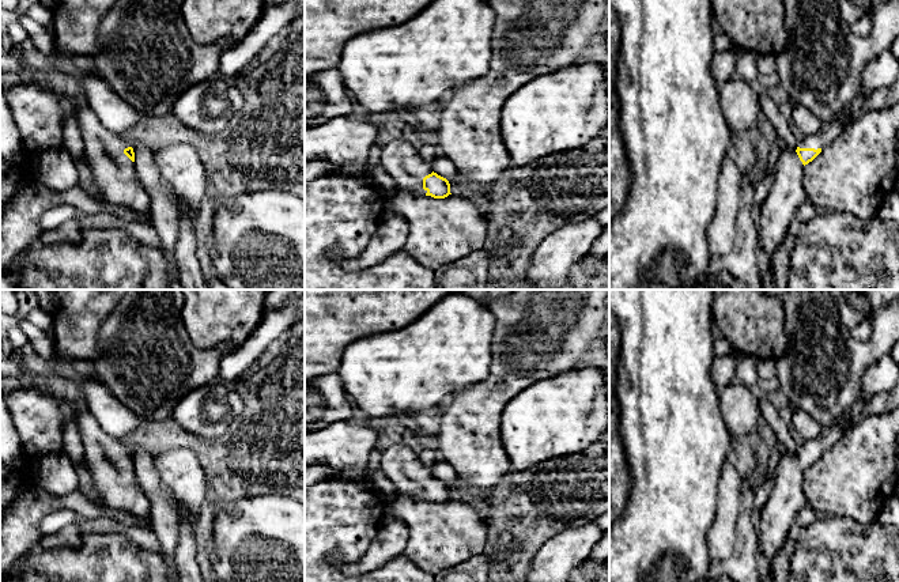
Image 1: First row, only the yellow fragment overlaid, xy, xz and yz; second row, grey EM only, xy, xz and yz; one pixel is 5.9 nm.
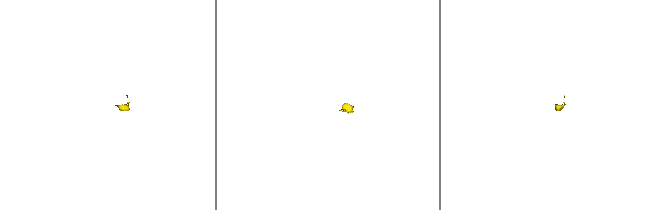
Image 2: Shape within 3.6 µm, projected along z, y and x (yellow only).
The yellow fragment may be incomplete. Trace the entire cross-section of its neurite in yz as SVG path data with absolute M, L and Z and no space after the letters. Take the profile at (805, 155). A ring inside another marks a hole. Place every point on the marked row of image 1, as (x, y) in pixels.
M824 121L820 129L798 141L796 151L783 151L774 166L771 189L760 209L759 243L763 256L781 245L800 207L809 201L802 186L804 166L843 131L841 121Z

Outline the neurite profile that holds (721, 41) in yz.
M724 31L715 33L713 42L714 42L714 50L715 52L732 49L732 41Z

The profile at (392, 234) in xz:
M388 213L382 219L374 238L359 257L345 258L340 247L330 249L325 256L337 257L340 260L339 265L344 271L359 271L373 267L394 253L403 252L408 235L409 226L407 220L401 216Z

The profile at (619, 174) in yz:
M609 7L609 220L624 207L631 185L631 169L619 128L620 101L616 91L619 52L620 23Z

